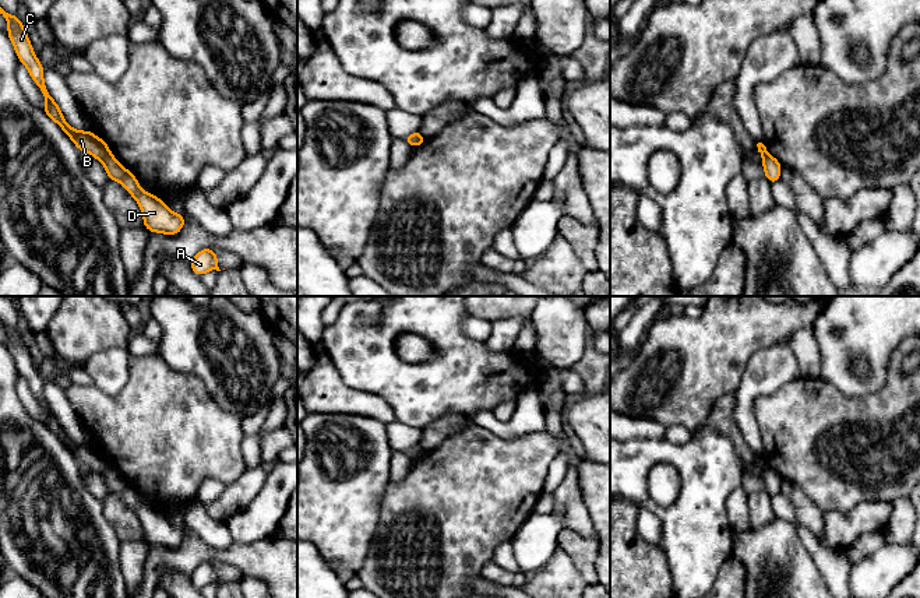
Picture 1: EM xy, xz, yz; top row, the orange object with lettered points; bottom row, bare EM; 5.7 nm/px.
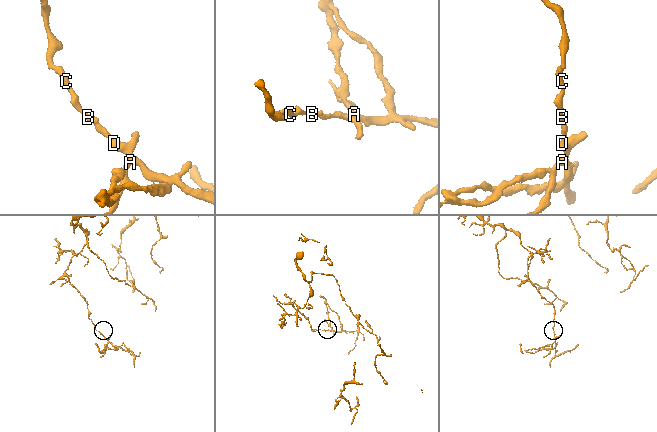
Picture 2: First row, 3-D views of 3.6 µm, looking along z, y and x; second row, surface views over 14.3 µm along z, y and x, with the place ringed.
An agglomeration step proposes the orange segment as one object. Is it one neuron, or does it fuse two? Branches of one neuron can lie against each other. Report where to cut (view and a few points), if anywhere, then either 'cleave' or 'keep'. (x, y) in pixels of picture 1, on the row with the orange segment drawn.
cut xy (109, 152), (101, 159); cleave

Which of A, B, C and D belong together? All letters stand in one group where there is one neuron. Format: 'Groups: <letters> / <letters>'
Groups: A D / B C

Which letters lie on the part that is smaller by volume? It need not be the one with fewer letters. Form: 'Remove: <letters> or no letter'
Remove: A, D

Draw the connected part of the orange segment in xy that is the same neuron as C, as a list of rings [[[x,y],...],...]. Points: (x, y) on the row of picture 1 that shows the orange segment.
[[[1,7],[0,14],[8,22],[7,35],[15,48],[18,60],[27,66],[32,80],[36,82],[46,101],[43,112],[60,126],[60,129],[74,141],[80,151],[91,154],[95,159],[102,159],[107,156],[110,154],[110,150],[103,140],[98,138],[91,130],[77,131],[66,123],[66,119],[59,109],[59,105],[53,101],[49,89],[45,85],[43,66],[39,63],[38,57],[32,50],[29,38],[22,27],[22,22],[17,15],[6,13]]]

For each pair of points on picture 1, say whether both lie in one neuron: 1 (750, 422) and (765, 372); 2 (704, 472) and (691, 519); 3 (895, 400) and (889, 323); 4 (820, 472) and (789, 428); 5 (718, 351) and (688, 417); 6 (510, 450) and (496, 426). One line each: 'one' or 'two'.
1: one
2: one
3: two
4: one
5: one
6: two

